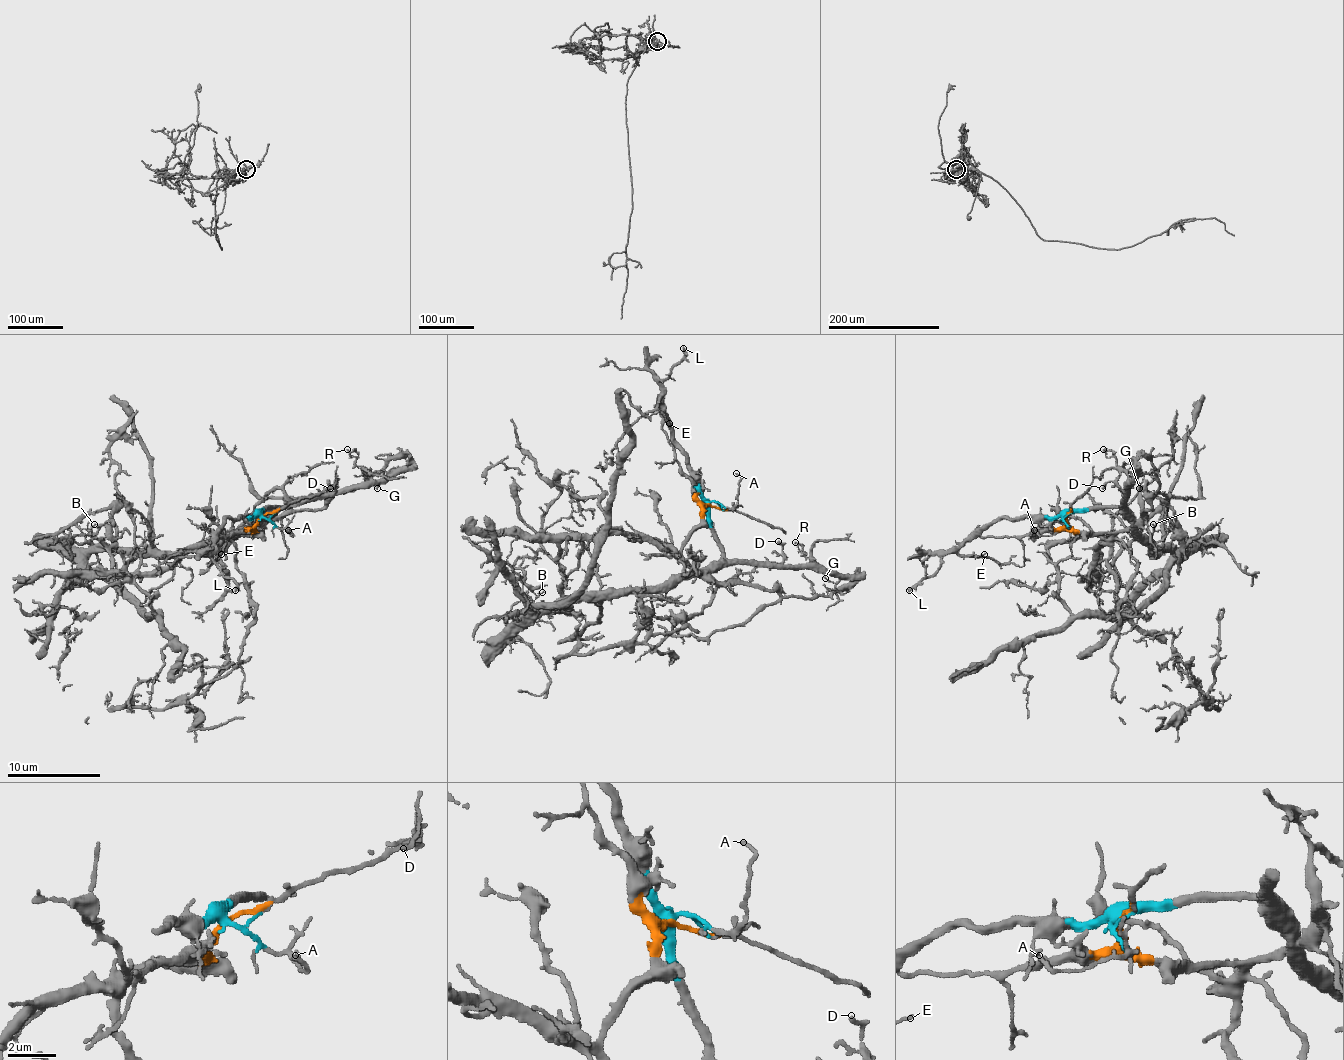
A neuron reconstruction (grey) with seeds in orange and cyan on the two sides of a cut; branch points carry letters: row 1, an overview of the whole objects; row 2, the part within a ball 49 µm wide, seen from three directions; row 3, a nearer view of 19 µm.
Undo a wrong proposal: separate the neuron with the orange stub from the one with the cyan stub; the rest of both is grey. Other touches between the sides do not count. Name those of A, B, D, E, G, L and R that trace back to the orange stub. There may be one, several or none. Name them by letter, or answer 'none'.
B

